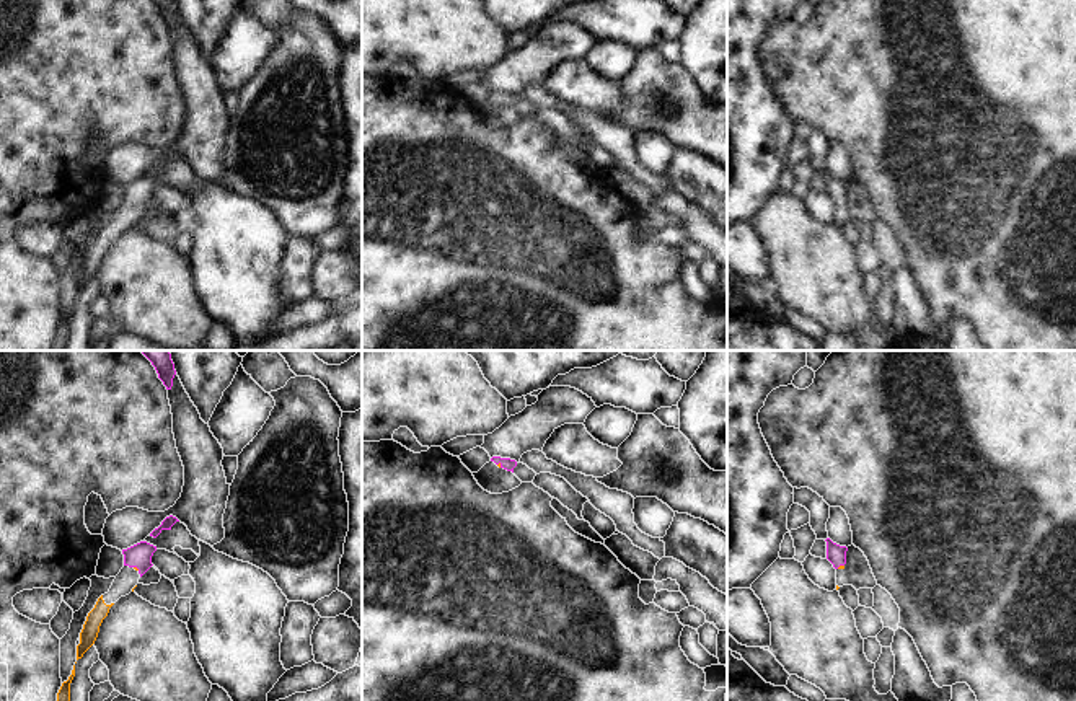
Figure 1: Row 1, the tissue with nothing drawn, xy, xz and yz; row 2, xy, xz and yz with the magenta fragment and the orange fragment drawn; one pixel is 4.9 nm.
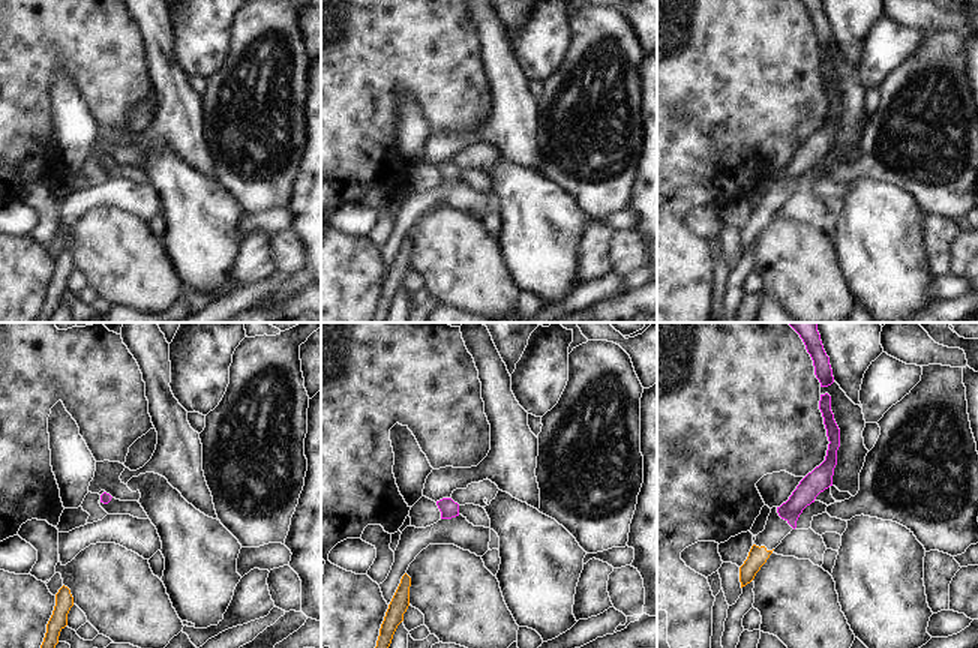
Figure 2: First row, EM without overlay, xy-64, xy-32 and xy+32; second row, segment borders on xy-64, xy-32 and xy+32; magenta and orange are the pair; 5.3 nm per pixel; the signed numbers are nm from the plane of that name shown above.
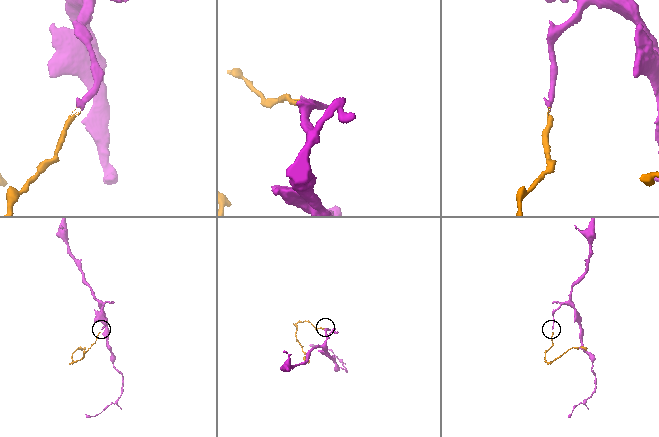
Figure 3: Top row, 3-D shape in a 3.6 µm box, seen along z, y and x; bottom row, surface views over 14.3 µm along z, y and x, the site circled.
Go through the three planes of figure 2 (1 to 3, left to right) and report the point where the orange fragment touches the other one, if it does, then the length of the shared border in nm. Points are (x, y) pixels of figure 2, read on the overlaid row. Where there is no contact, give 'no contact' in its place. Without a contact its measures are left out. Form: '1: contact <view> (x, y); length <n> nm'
1: no contact
2: no contact
3: no contact

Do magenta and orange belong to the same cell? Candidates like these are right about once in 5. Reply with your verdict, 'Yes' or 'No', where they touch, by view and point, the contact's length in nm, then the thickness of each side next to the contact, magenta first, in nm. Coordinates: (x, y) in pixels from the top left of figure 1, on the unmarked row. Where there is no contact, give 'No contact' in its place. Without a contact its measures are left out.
Yes. Touches magenta at xz (501, 100). Shared border 30 nm. Thickness 60 nm (magenta) against 20 nm

